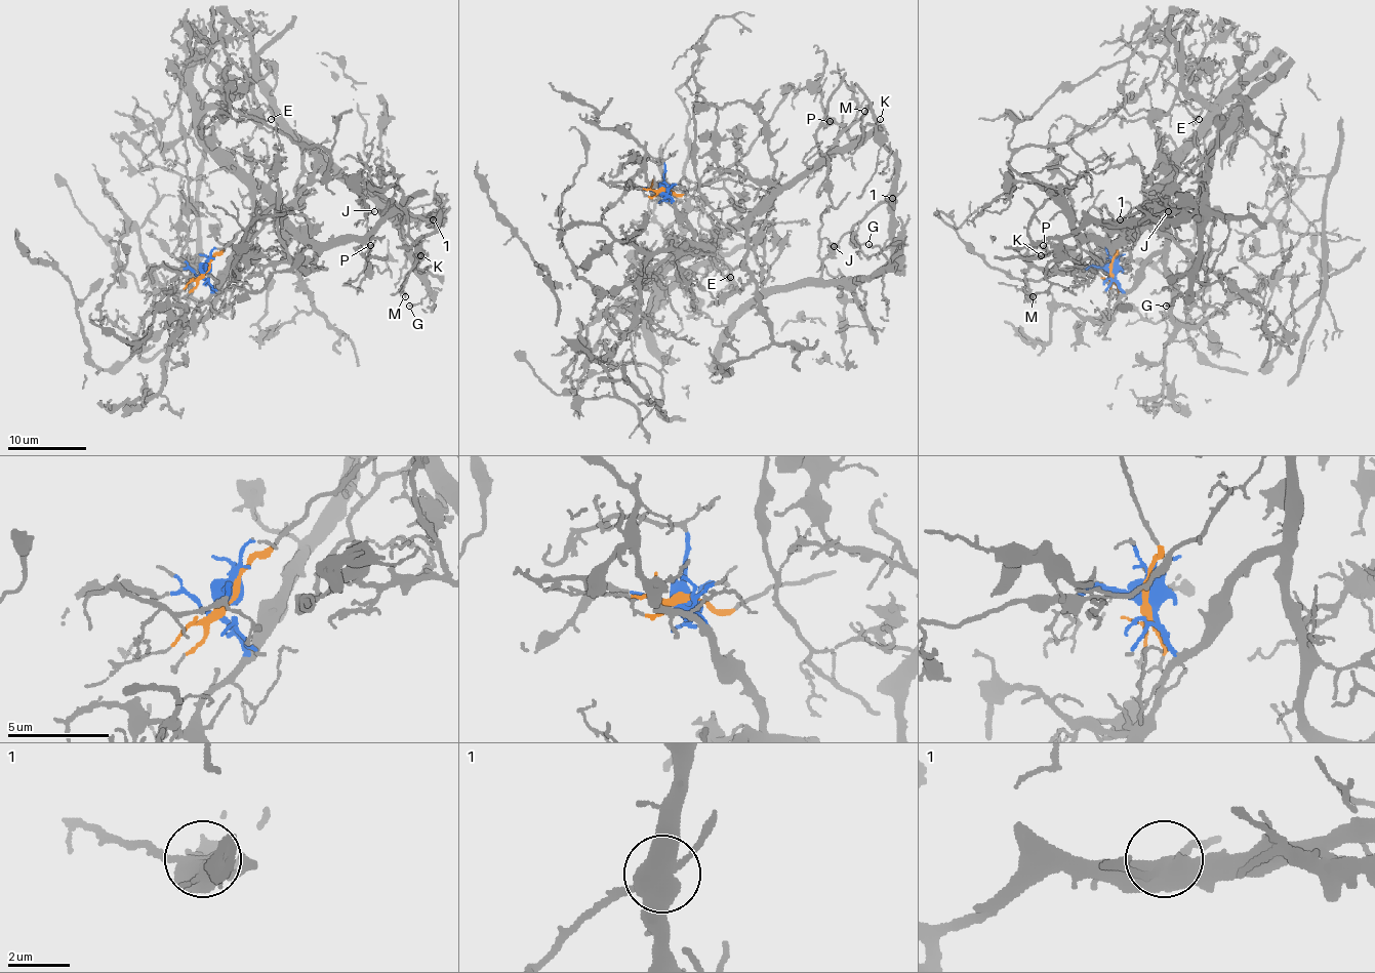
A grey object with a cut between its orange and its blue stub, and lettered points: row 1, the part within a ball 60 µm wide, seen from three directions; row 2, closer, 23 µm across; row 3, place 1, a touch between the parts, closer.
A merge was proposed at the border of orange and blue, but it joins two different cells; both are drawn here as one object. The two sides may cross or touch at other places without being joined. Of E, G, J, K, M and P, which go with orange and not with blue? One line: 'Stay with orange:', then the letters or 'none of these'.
Stay with orange: G, J, K, M

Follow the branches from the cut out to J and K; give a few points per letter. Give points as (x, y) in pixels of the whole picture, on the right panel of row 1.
J: (1113, 270), (1102, 207), (1126, 233), (1211, 151), (1207, 186), (1197, 196), (1169, 194), (1160, 203), (1167, 211)
K: (1113, 270), (1102, 207), (1126, 233), (1211, 151), (1199, 217), (1083, 224), (1052, 260), (1040, 254)

